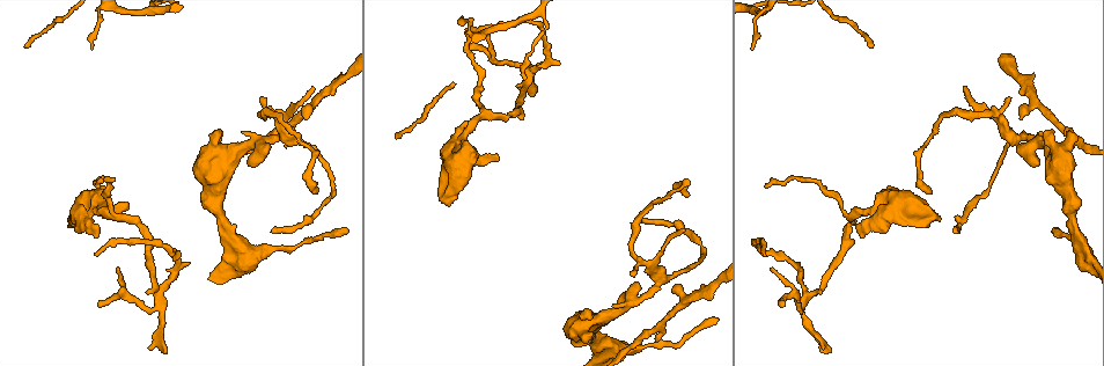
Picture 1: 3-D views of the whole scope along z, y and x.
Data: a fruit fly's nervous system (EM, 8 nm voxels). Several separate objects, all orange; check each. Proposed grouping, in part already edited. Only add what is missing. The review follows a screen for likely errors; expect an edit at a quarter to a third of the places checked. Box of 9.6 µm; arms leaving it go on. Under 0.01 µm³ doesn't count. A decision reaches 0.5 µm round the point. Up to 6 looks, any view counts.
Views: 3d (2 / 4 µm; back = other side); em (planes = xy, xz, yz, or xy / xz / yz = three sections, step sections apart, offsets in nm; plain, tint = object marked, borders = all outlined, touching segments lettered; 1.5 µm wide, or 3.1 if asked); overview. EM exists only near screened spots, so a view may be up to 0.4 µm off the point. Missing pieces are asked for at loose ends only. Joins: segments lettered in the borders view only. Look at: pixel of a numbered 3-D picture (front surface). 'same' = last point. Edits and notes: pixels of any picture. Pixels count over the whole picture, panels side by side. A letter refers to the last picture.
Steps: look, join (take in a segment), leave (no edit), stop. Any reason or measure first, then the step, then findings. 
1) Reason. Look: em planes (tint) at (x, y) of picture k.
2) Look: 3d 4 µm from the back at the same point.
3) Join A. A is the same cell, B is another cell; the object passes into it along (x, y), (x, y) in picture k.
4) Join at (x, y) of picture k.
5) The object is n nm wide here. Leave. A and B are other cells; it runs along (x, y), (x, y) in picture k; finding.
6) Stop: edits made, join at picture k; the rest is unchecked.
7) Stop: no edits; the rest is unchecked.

Tapers out. Look: 3d 4 µm at (644, 222) of picture 1.

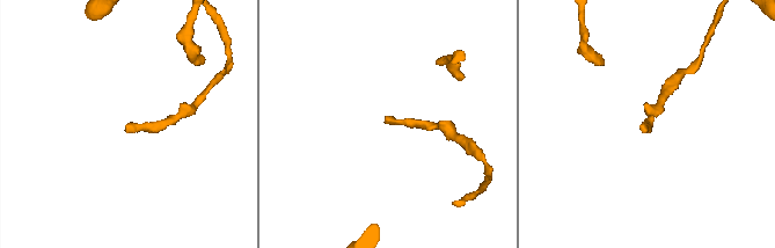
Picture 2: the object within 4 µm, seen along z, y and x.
Now the EM. Look: em xz step 4 (borders) at (126, 132) of picture 2.

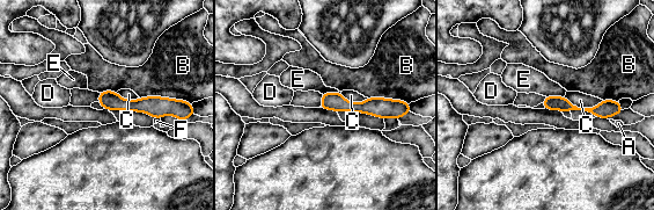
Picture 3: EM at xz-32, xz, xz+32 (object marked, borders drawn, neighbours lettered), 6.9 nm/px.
Look: em planes (borders) at the same point.

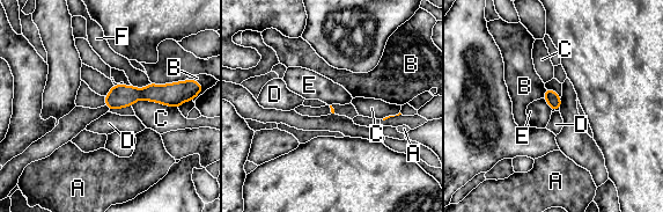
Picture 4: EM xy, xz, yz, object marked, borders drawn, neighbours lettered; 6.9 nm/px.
Leave. A, B, C, D, E and F are other cells; it runs along (178, 95), (130, 94), (108, 102) in picture 4; none of them fits.

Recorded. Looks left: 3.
Look: 3d 4 µm from the back at (965, 87) of picture 1.

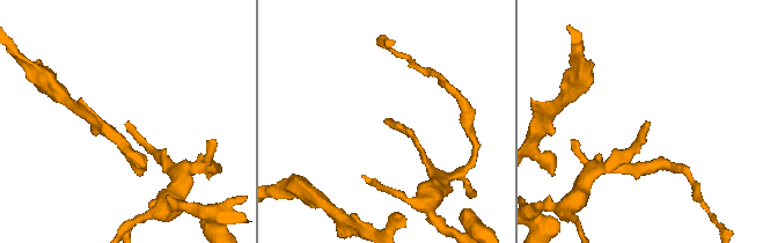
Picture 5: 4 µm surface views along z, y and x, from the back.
Look: em xz step 8 (plain) at (385, 120) of picture 5.

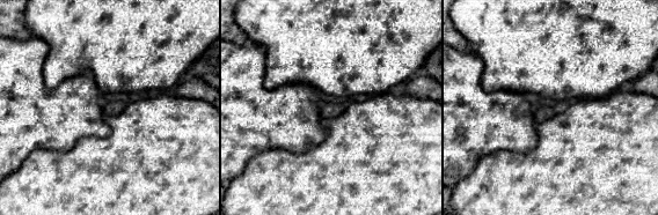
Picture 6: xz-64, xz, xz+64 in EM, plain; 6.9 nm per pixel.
See the neighbours. Look: em xz step 8 (borders) at the same point.

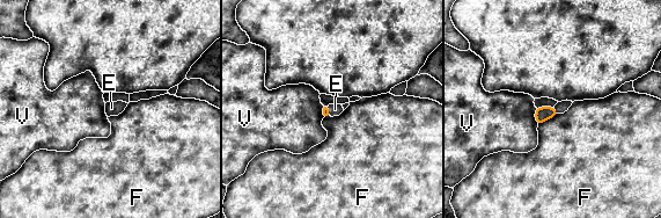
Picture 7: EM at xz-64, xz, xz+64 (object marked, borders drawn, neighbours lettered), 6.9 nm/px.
Join E. E is the same cell, F and V are other cells; the object passes into it along (325, 111), (329, 111), (335, 109) in picture 7; the cell continues.

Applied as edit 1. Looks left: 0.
Stop: edits made, join at picture 7; the rest is unchecked.

